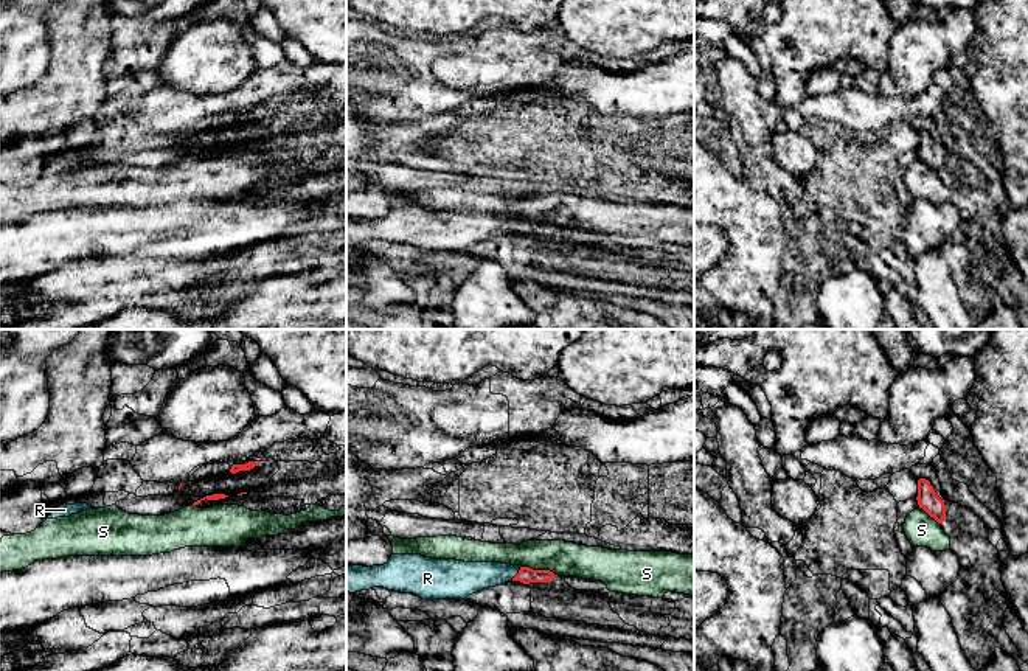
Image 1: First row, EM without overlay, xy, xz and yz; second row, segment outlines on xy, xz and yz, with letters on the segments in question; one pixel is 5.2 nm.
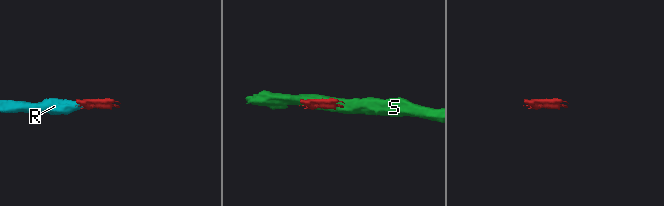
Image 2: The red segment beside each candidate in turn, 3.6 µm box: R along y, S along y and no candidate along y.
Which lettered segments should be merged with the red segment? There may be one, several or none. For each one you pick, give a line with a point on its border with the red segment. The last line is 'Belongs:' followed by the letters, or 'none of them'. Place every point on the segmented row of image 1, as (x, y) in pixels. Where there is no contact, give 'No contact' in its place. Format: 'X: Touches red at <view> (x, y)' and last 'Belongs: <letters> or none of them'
R: Touches red at xz (517, 573)
Belongs: R

